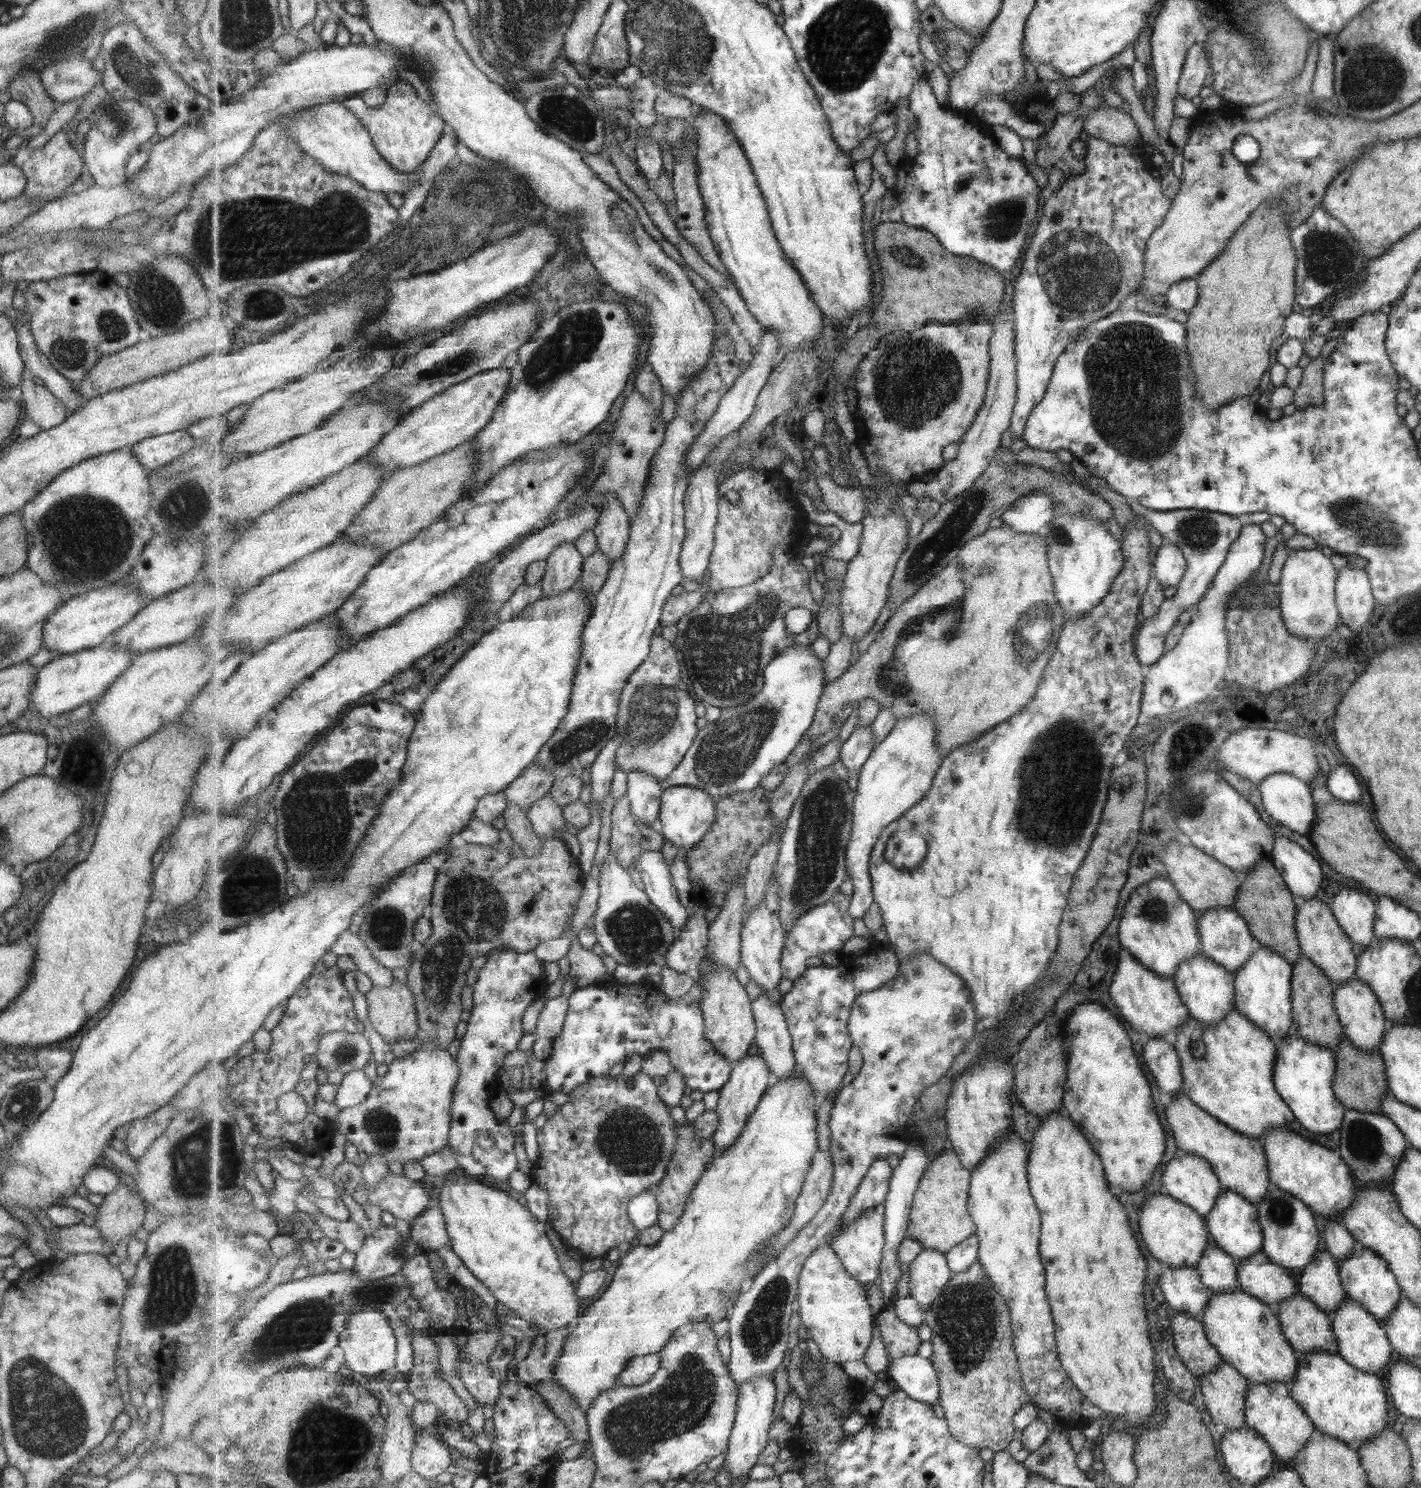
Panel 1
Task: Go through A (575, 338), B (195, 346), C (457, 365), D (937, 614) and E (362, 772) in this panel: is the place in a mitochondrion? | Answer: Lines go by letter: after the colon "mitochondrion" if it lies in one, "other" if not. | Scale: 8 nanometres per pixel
A: mitochondrion
B: other
C: mitochondrion
D: mitochondrion
E: mitochondrion

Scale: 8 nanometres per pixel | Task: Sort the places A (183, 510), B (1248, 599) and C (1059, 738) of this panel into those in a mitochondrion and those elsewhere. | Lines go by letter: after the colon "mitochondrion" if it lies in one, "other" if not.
A: mitochondrion
B: mitochondrion
C: mitochondrion

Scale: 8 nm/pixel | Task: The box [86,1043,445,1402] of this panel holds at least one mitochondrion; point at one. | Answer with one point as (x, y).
(303, 1326)

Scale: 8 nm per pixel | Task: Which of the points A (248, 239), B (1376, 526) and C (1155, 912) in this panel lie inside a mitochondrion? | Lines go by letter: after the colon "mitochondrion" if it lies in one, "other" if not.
A: mitochondrion
B: mitochondrion
C: mitochondrion

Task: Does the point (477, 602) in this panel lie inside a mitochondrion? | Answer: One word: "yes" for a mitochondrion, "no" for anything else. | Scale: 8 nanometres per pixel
no

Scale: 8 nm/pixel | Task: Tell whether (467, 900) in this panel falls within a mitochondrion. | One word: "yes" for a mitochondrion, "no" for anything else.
yes

